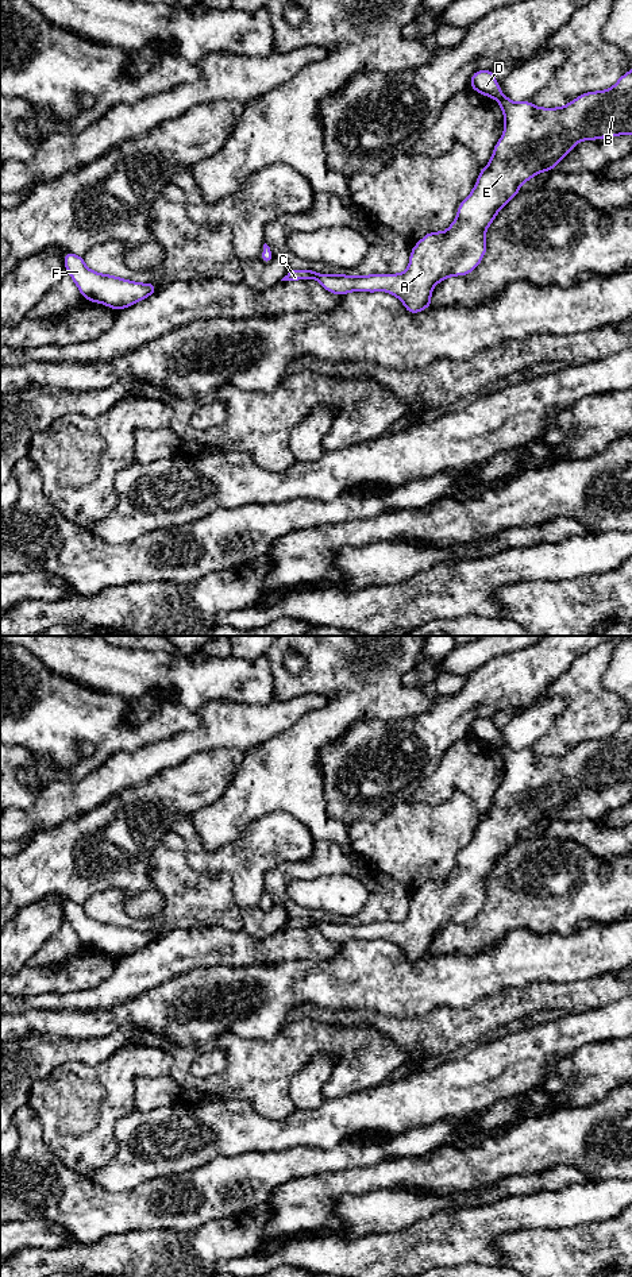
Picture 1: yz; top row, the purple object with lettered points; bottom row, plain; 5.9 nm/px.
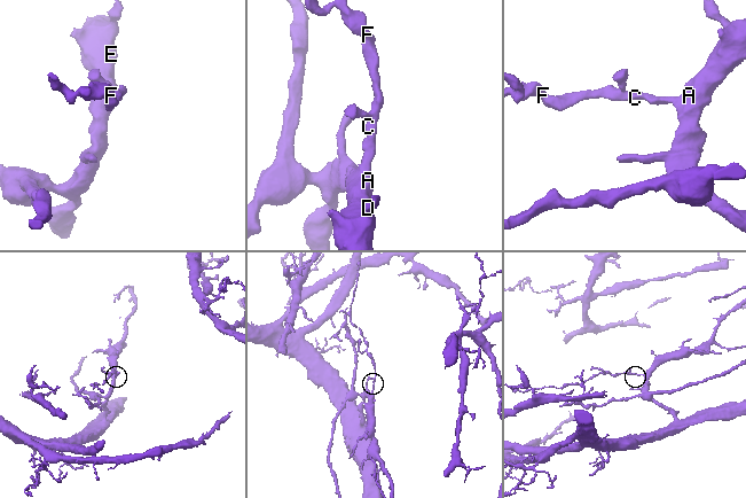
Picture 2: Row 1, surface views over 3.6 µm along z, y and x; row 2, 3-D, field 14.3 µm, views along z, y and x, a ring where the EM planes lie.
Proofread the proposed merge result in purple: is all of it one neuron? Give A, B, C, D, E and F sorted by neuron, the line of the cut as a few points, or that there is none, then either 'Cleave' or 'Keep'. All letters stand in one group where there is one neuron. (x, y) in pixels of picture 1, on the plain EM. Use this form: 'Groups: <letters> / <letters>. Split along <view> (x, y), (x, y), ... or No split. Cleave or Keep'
Groups: A B C D E F. No split. Keep

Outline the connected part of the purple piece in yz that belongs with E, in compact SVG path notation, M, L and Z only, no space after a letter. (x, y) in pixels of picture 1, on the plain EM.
M632 717L609 738L582 741L563 756L537 756L531 749L513 751L501 741L492 718L474 719L470 736L498 749L505 764L505 779L494 794L490 810L481 817L470 844L459 852L458 865L448 877L428 880L412 895L409 914L404 922L348 925L319 922L312 917L289 917L281 929L317 927L325 938L339 944L352 938L384 938L398 945L406 958L415 962L431 954L431 940L438 930L451 923L467 923L481 911L486 900L486 876L498 859L519 841L523 830L542 819L556 817L558 810L581 788L632 783Z

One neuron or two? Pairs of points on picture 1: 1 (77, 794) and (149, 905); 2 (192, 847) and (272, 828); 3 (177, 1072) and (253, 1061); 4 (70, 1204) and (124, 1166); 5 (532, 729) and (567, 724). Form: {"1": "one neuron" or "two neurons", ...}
{"1": "two neurons", "2": "one neuron", "3": "one neuron", "4": "two neurons", "5": "two neurons"}

